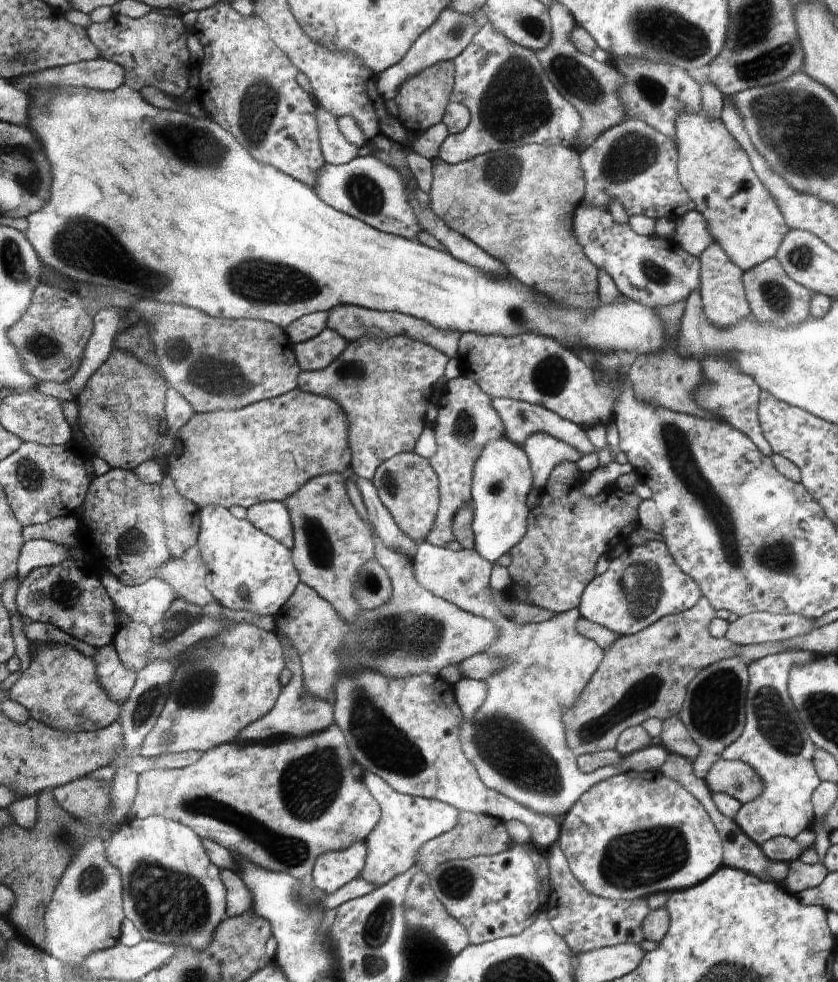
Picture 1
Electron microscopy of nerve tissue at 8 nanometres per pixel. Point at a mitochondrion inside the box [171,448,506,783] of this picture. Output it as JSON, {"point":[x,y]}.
{"point":[416,635]}

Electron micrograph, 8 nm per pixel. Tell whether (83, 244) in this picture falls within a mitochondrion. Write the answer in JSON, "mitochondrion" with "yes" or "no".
{"mitochondrion":"yes"}

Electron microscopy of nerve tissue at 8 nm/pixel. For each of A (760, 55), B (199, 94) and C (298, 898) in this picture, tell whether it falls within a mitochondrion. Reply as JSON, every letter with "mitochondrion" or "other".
{"A":"mitochondrion","B":"other","C":"mitochondrion"}

